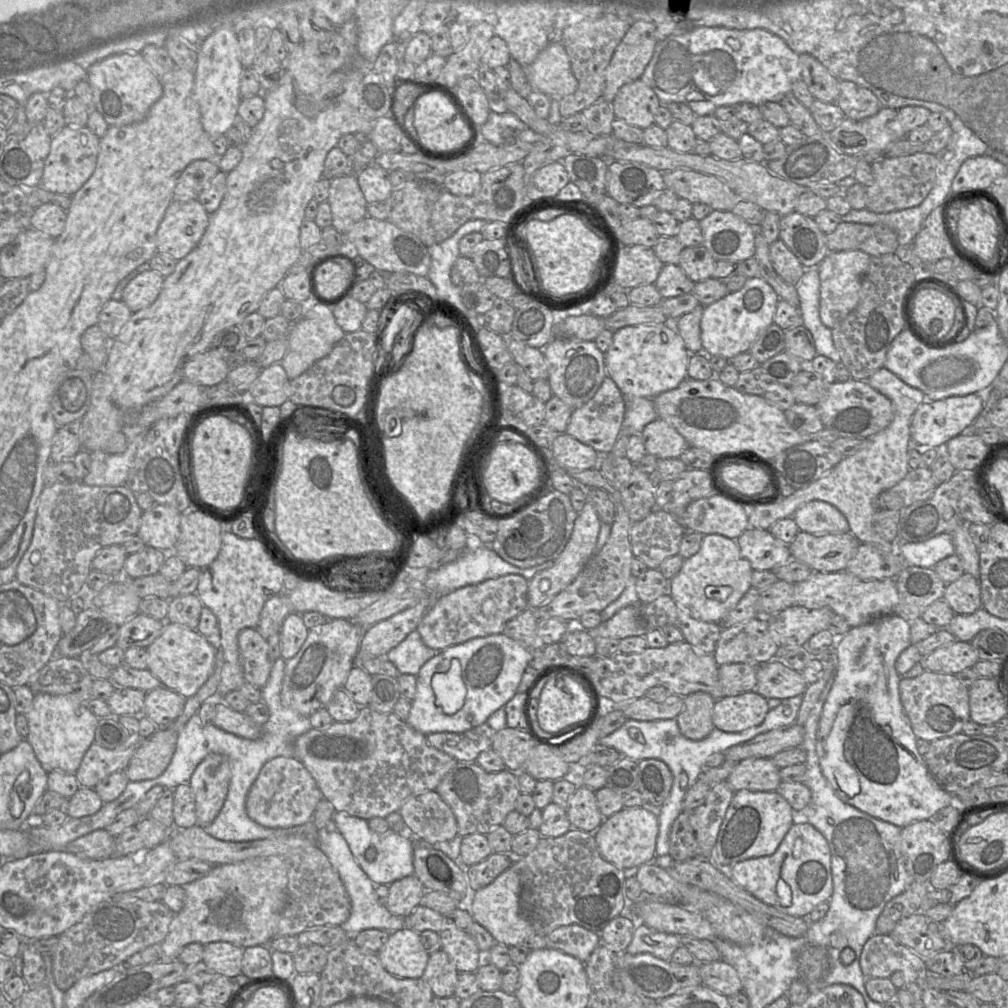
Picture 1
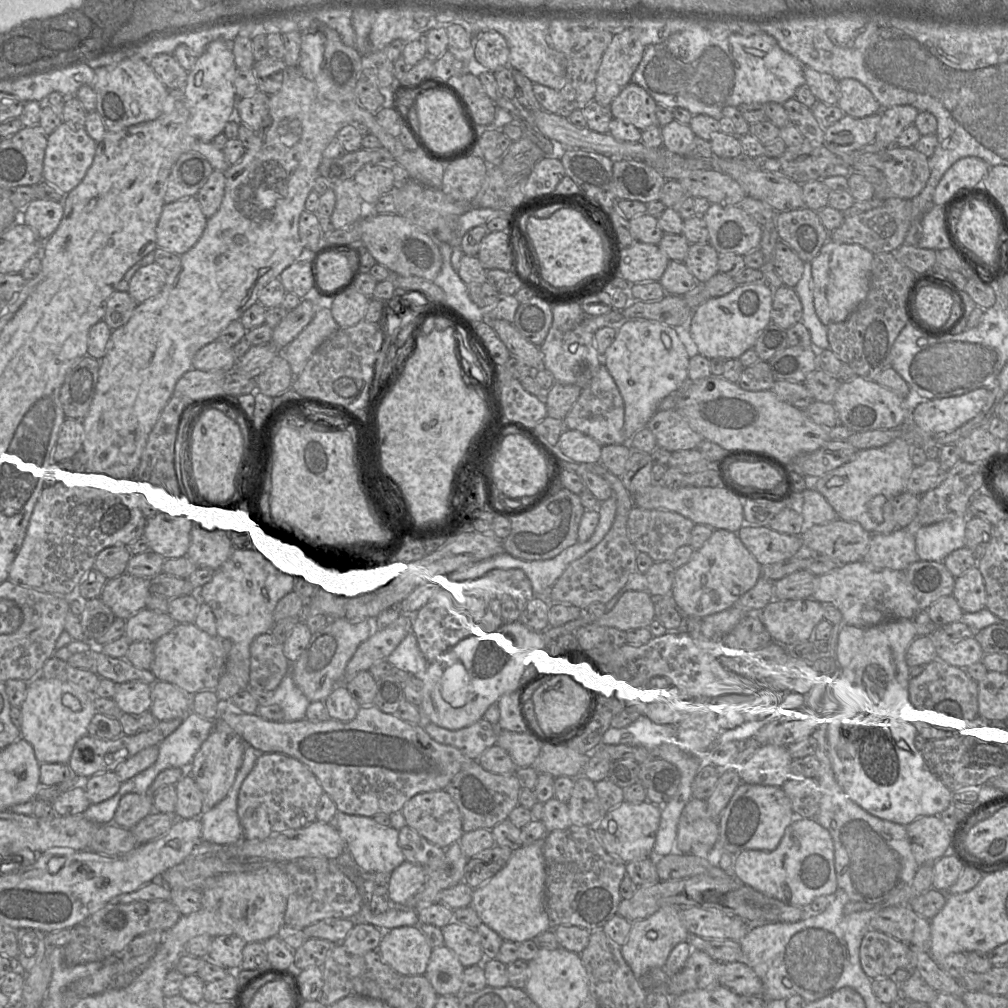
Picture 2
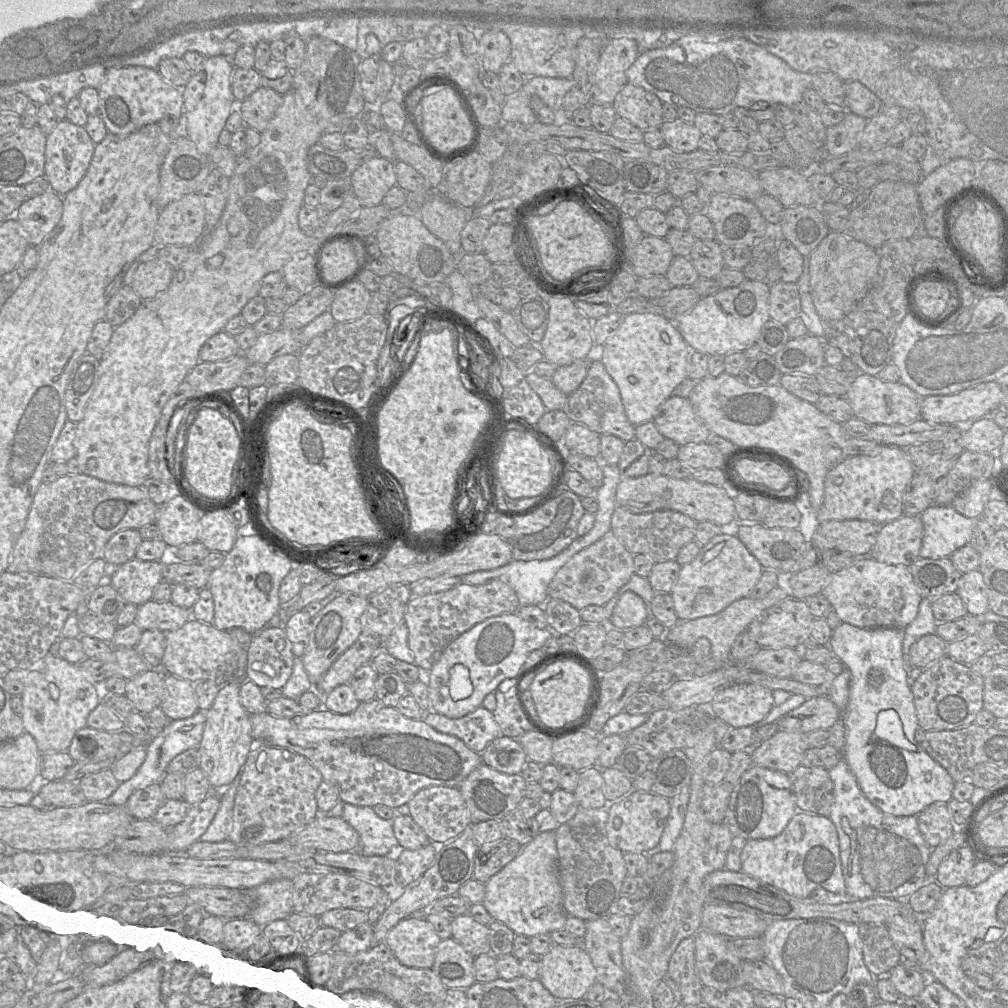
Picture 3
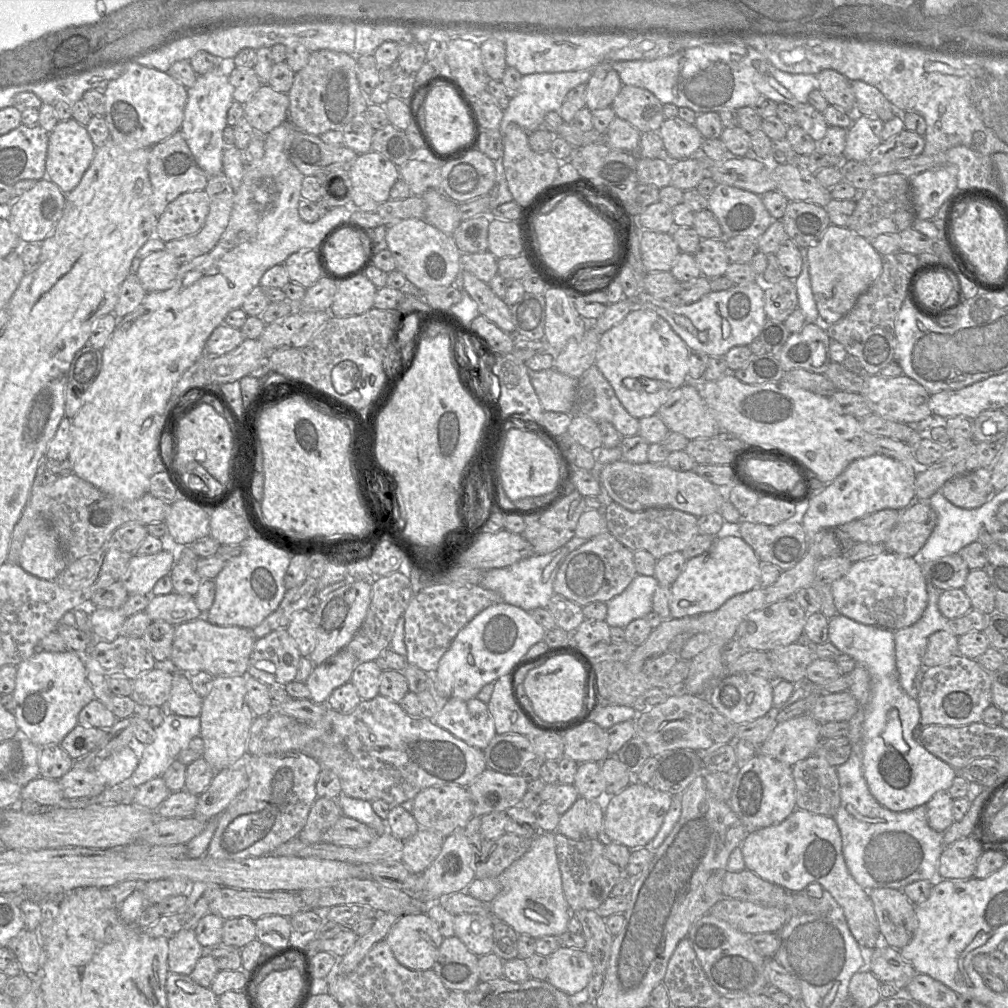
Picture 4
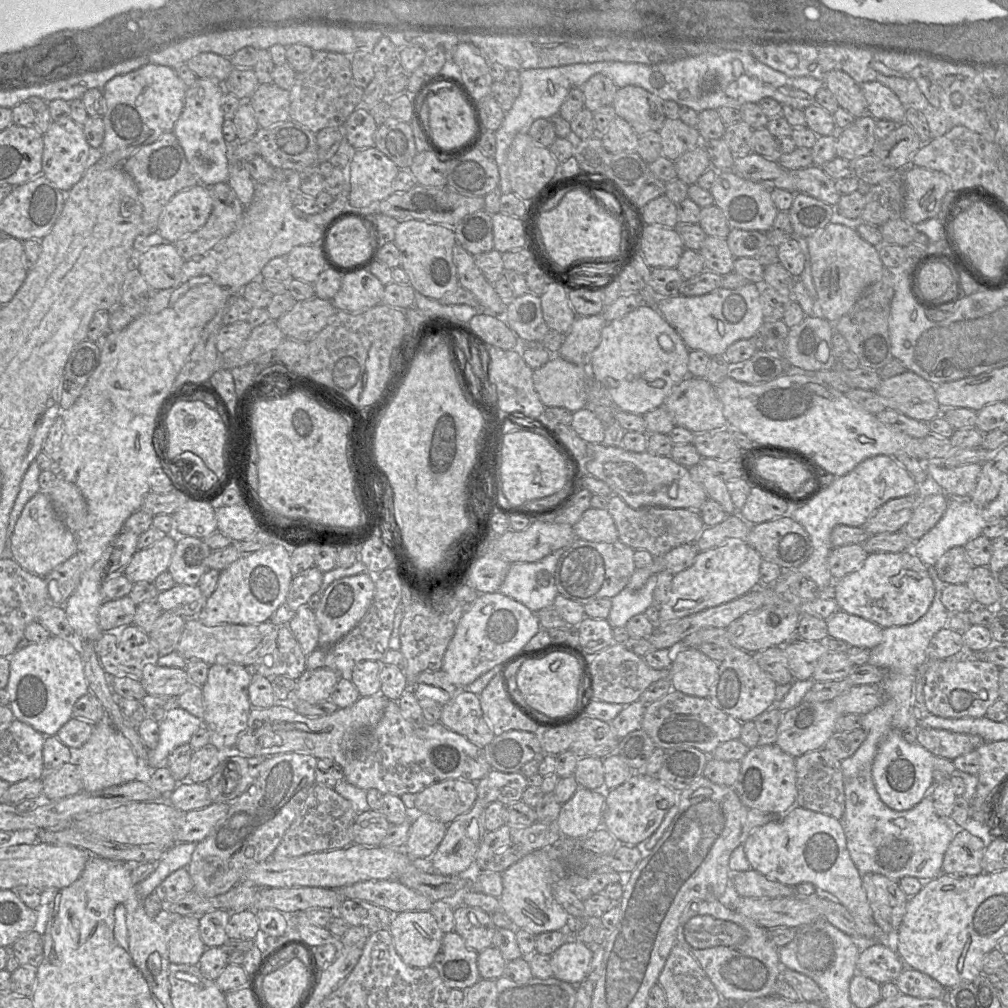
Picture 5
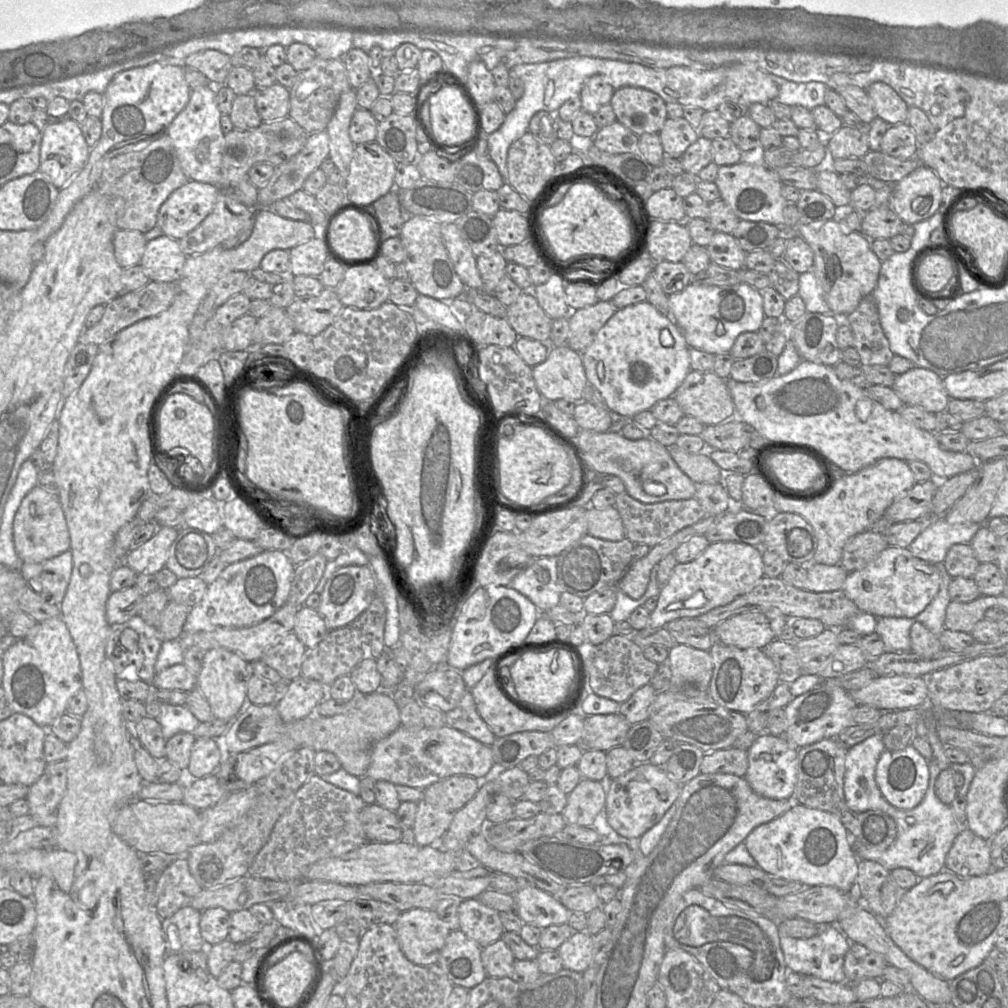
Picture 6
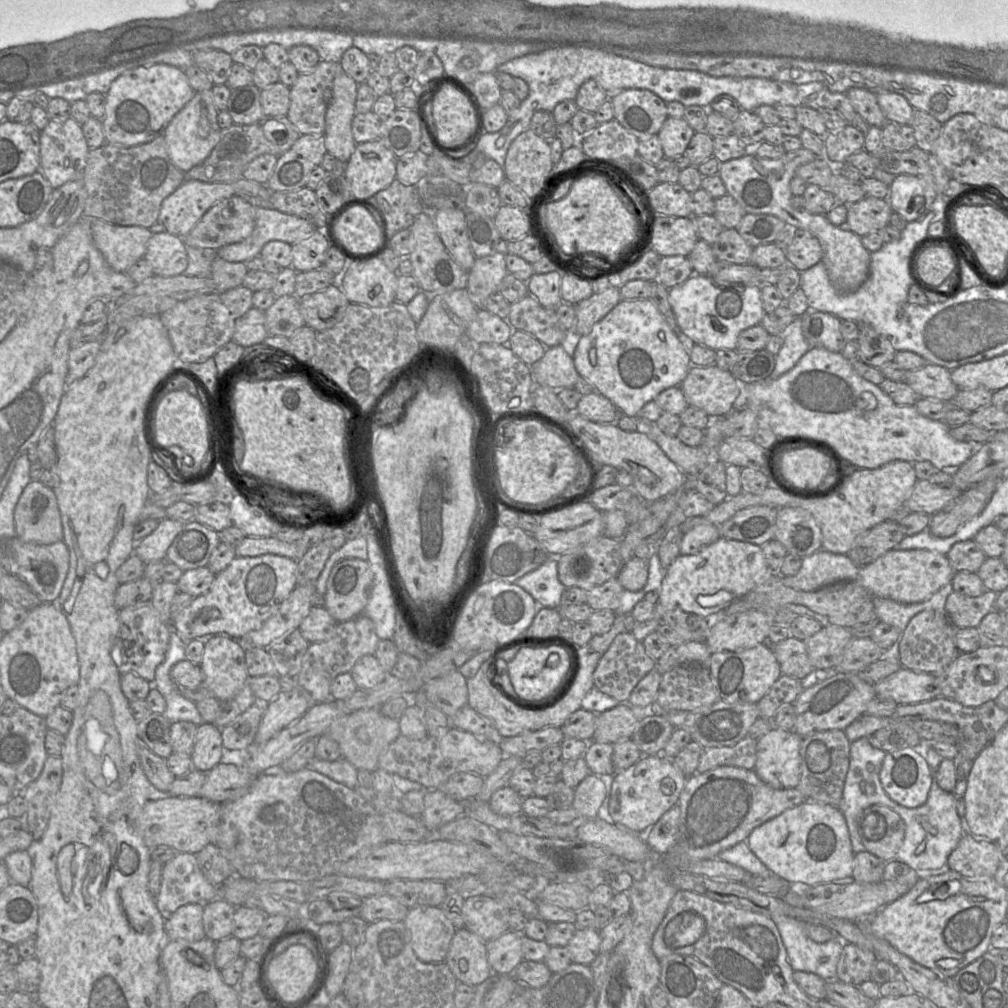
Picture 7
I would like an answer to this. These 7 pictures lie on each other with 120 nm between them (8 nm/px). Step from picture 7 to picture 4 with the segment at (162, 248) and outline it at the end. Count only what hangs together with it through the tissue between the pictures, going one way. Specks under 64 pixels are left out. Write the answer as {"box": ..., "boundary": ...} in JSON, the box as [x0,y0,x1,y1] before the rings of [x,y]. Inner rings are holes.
{"box":[137,249,180,292],"boundary":[[[165,249],[147,255],[140,262],[137,277],[147,292],[162,292],[171,288],[180,264]]]}

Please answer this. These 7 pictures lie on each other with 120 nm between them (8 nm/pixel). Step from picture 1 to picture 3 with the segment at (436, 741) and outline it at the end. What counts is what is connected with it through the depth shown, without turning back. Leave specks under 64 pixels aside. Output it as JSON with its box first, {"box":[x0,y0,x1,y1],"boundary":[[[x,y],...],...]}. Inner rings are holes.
{"box":[422,706,502,754],"boundary":[[[483,706],[461,718],[448,718],[431,710],[422,719],[435,730],[459,738],[478,754],[502,735],[493,713]]]}

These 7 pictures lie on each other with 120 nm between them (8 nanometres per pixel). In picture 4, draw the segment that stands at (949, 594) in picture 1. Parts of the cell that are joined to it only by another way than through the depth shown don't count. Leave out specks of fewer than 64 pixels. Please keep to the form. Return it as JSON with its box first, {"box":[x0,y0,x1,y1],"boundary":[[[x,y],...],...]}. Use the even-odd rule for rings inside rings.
{"box":[963,569,995,615],"boundary":[[[984,569],[970,570],[963,590],[973,609],[985,615],[995,612],[994,589]]]}

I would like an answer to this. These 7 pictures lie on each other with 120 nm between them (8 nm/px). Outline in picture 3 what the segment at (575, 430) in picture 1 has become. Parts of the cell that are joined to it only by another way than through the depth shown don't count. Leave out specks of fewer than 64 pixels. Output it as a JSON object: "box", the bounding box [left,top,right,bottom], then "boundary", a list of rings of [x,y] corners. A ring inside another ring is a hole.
{"box":[561,347,636,442],"boundary":[[[595,347],[595,354],[591,357],[591,361],[588,366],[587,375],[585,376],[580,386],[567,397],[564,409],[561,410],[564,410],[564,412],[569,417],[571,423],[582,424],[600,435],[611,434],[617,436],[623,442],[628,442],[632,439],[635,439],[636,426],[631,424],[630,421],[628,420],[624,411],[618,387],[607,373],[601,360],[597,357],[596,347]]]}

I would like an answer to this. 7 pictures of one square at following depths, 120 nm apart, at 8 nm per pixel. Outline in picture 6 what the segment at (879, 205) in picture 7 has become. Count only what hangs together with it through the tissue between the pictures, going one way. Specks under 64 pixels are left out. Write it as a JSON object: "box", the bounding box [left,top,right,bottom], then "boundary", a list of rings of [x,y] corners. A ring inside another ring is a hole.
{"box":[860,207,902,240],"boundary":[[[890,207],[872,208],[863,214],[860,232],[870,240],[891,239],[901,233],[902,224]]]}

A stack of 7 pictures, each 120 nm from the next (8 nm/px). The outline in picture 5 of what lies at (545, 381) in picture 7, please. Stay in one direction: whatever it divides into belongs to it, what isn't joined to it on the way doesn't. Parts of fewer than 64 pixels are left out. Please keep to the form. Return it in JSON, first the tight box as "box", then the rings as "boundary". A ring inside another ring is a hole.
{"box":[533,355,590,412],"boundary":[[[559,355],[533,371],[533,383],[545,407],[562,407],[571,412],[589,402],[590,372]]]}

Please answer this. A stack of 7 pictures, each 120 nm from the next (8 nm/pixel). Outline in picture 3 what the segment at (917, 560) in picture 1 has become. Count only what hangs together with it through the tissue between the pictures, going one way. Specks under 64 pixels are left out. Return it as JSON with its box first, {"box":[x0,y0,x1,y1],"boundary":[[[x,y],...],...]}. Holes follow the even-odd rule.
{"box":[920,505,978,558],"boundary":[[[930,505],[921,515],[924,534],[920,558],[950,557],[970,543],[978,518],[960,514],[951,505]]]}

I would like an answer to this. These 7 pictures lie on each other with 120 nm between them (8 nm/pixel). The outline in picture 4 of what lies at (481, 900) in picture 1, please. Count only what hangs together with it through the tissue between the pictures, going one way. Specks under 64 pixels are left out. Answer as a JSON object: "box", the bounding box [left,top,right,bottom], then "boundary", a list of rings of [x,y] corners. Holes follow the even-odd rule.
{"box":[489,832,571,939],"boundary":[[[538,832],[529,849],[507,867],[497,880],[499,893],[489,903],[489,909],[518,935],[525,934],[536,939],[558,936],[568,931],[571,910],[563,893],[553,832]]]}

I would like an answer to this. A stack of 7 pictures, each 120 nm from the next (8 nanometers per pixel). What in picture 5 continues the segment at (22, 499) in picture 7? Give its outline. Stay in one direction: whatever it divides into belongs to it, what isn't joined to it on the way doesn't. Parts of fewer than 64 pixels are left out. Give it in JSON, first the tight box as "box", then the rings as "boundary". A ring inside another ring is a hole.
{"box":[10,492,77,577],"boundary":[[[37,492],[24,506],[11,537],[10,556],[25,570],[45,577],[77,553],[77,541],[58,517],[48,495]]]}

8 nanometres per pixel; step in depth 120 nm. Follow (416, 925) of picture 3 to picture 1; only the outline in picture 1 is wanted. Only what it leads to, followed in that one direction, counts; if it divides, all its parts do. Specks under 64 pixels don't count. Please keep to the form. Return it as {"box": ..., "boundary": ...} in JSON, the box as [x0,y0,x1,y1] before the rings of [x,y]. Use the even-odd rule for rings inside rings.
{"box":[377,927,430,978],"boundary":[[[408,927],[390,932],[388,940],[377,953],[383,967],[399,978],[422,978],[430,955],[425,951],[420,934]]]}

